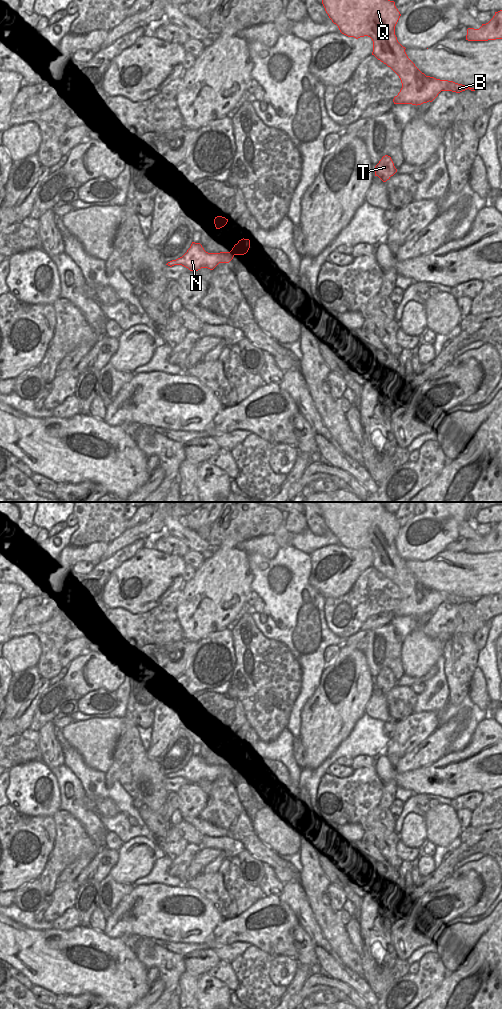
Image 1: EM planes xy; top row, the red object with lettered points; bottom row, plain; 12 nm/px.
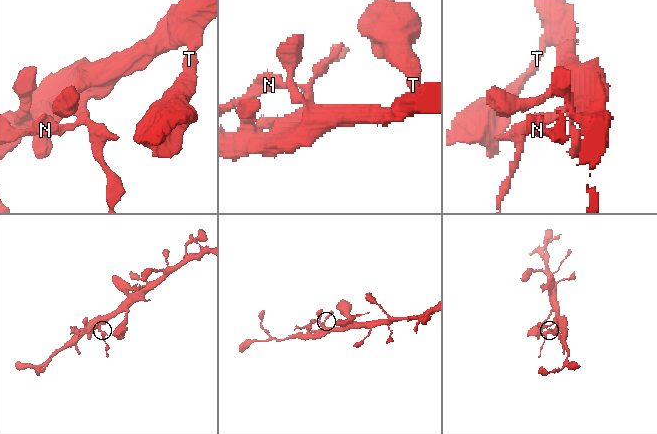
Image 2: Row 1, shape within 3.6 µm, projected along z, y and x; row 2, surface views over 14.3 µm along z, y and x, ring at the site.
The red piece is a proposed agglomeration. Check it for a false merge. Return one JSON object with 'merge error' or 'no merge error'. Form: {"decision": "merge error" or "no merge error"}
{"decision": "merge error"}

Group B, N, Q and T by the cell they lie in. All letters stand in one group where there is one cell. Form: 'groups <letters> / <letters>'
groups B Q T / N

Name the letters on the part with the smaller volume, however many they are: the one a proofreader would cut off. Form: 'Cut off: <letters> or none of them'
Cut off: N

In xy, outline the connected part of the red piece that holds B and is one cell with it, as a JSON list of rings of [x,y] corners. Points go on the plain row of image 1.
[[[314,502],[322,511],[326,525],[340,544],[356,551],[368,548],[373,553],[373,564],[378,572],[390,579],[400,590],[402,600],[394,609],[394,616],[421,617],[432,614],[441,603],[460,605],[467,601],[475,603],[462,596],[448,592],[440,592],[426,588],[408,570],[405,559],[397,552],[395,538],[401,528],[394,513],[388,512],[381,502]]]

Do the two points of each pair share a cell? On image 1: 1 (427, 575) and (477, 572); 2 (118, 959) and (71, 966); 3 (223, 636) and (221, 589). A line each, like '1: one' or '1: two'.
1: one
2: one
3: two

